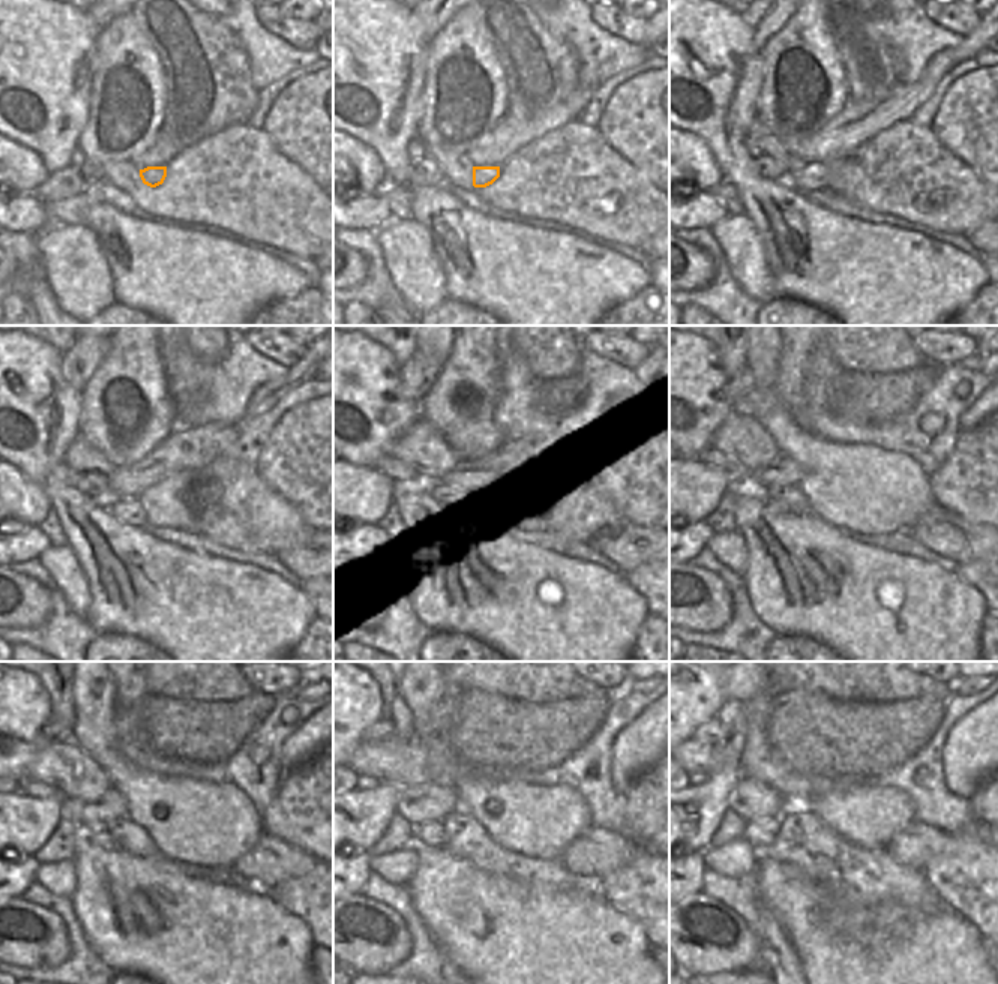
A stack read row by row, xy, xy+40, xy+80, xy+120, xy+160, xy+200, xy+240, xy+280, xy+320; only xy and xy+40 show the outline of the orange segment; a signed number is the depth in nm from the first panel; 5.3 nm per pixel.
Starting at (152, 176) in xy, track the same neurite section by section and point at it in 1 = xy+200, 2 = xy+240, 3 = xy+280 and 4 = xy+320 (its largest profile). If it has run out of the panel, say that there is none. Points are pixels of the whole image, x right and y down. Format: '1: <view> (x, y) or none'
1: xy+200 (778, 506)
2: xy+240 (98, 834)
3: xy+280 (432, 834)
4: xy+320 (763, 833)

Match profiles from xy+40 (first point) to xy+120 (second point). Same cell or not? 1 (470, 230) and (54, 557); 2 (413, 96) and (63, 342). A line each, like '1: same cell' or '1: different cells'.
1: different cells
2: different cells

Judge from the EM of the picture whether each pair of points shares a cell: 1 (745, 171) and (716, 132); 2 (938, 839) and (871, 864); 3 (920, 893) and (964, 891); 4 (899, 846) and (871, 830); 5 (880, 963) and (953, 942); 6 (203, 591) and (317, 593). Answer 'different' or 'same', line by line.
1: same
2: different
3: different
4: different
5: same
6: different

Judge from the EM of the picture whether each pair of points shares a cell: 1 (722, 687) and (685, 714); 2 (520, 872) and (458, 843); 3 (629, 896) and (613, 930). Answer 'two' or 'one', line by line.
1: one
2: one
3: two

